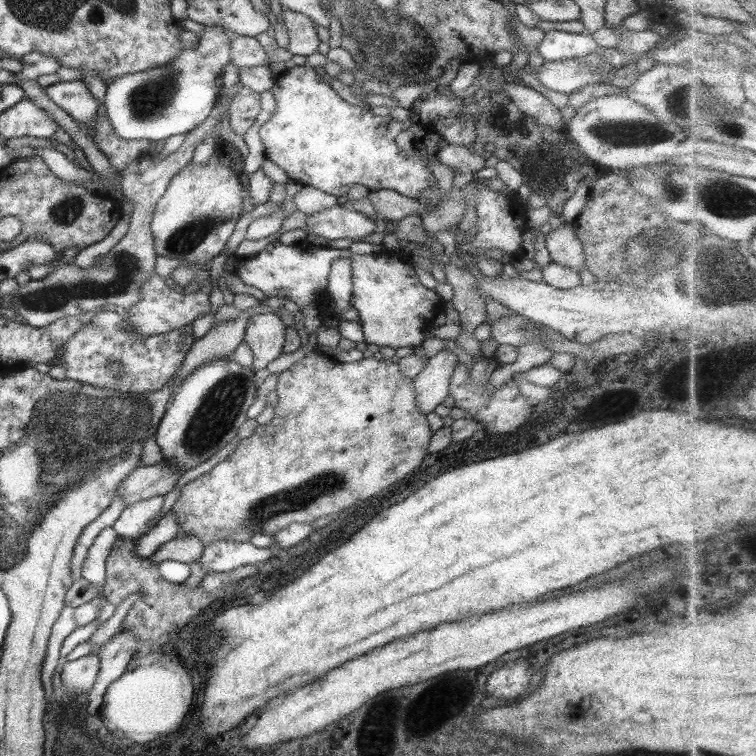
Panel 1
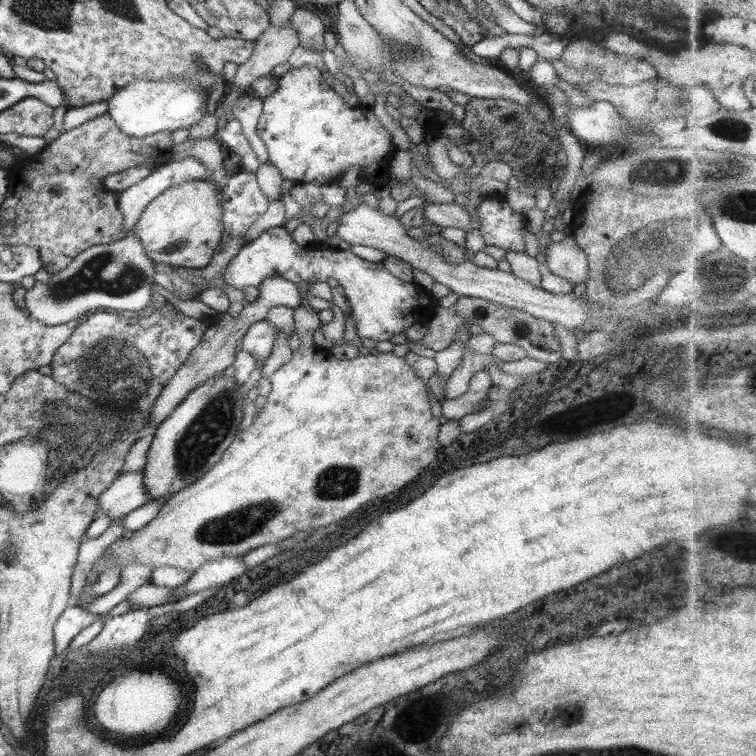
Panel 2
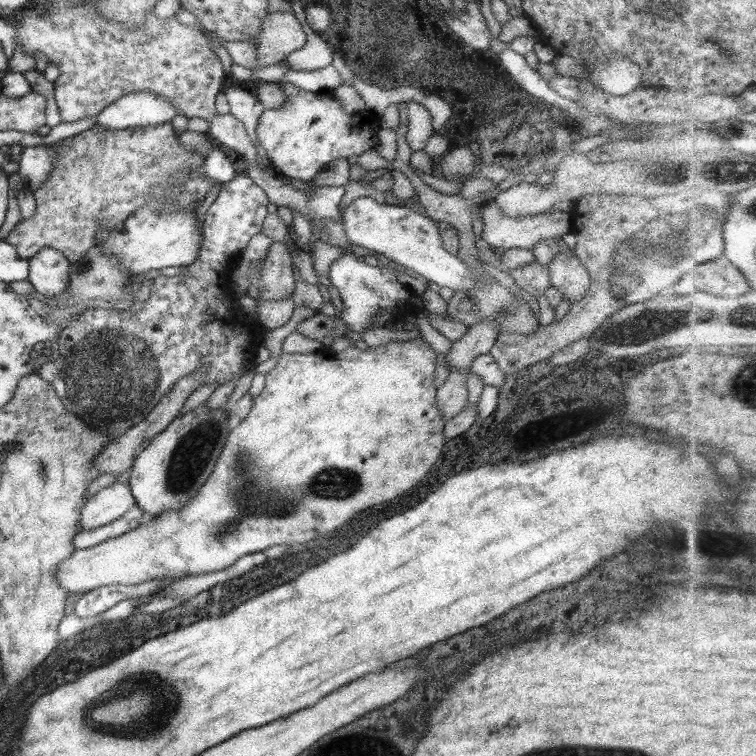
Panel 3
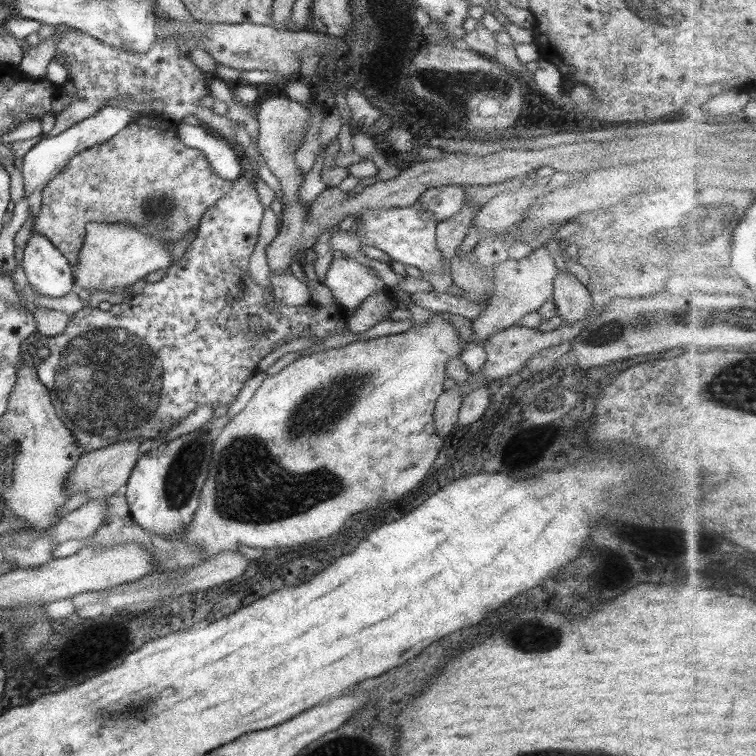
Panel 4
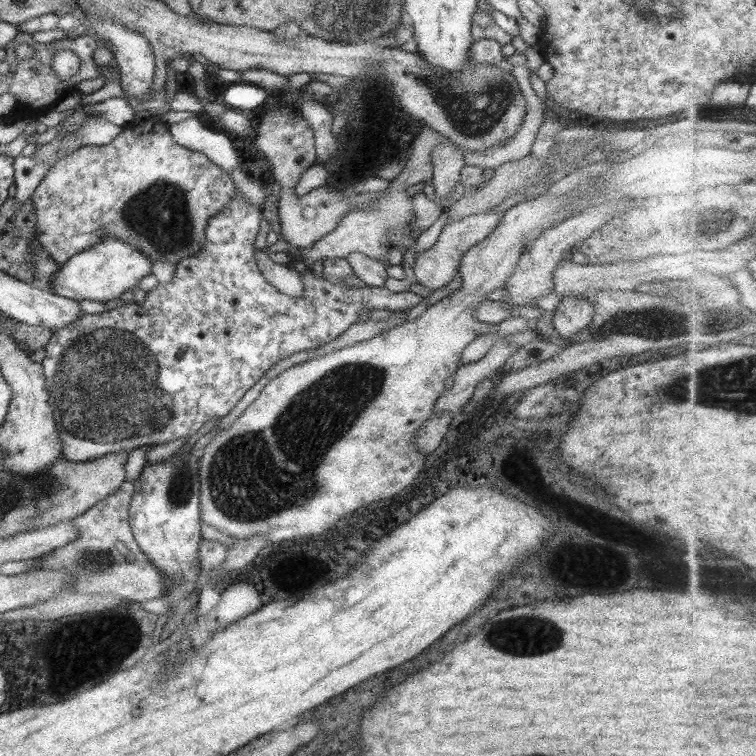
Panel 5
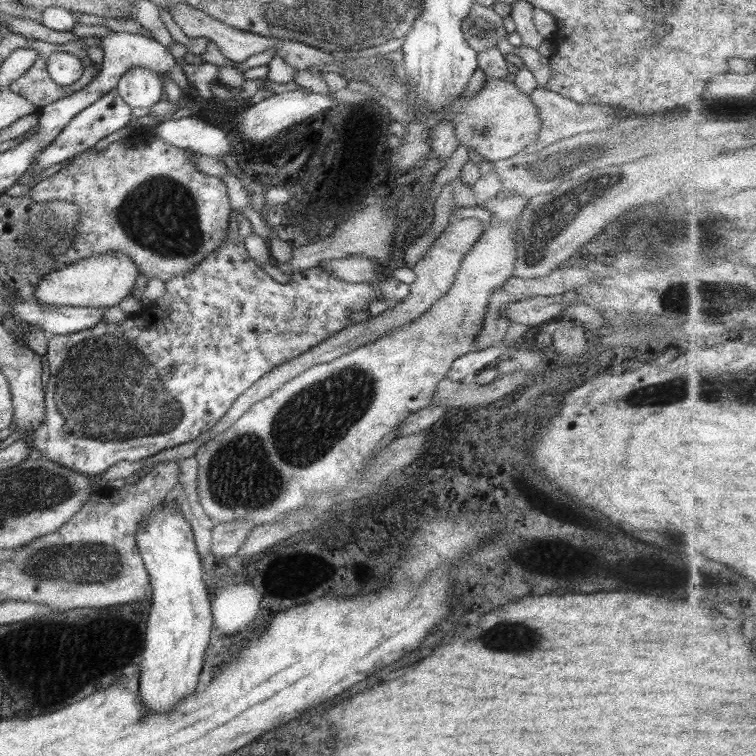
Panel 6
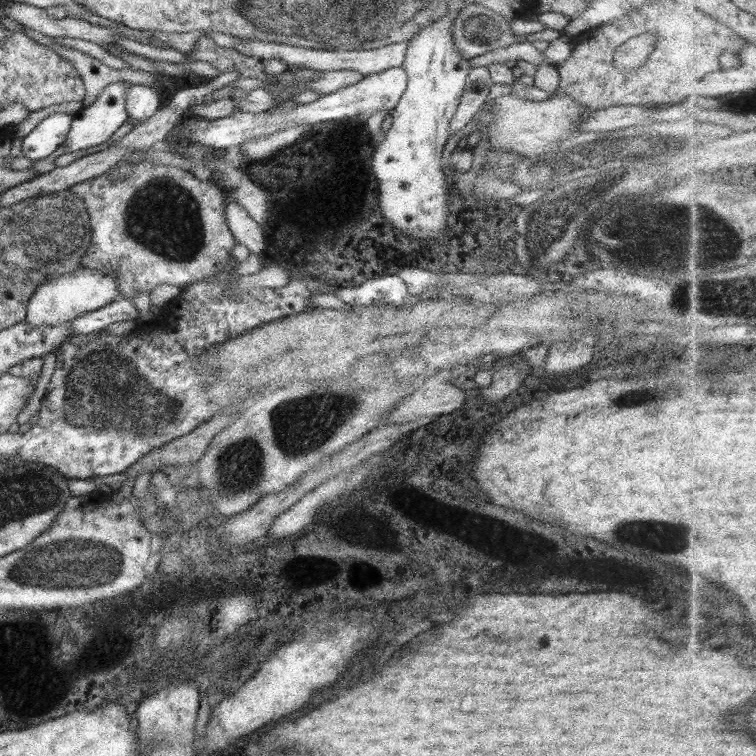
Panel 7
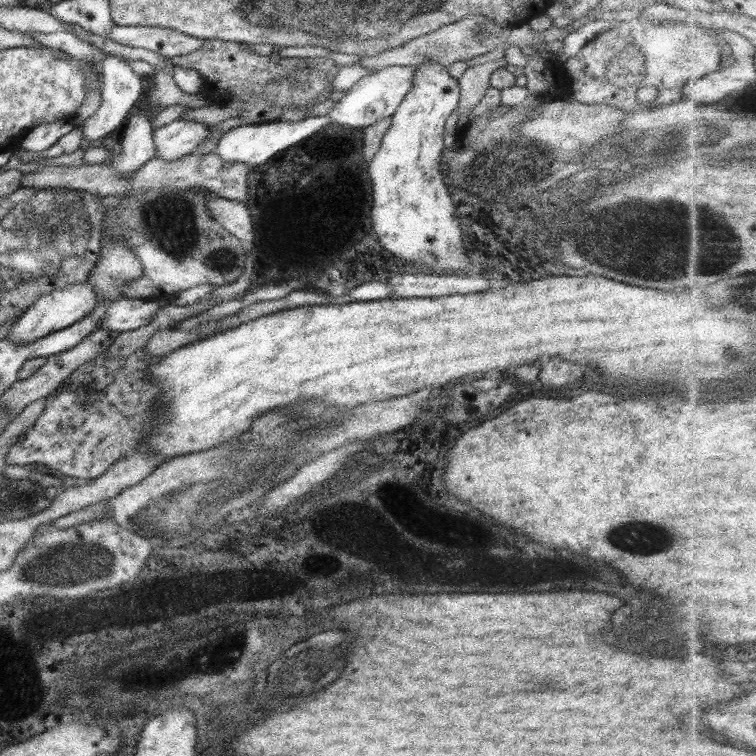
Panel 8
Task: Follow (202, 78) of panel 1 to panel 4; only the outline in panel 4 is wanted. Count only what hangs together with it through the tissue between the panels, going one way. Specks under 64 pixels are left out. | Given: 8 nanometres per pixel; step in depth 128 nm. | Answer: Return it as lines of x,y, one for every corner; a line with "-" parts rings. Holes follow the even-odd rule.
103,107
99,109
93,116
88,116
87,118
84,118
83,120
80,120
79,122
76,122
75,124
72,124
67,128
67,130
63,130
60,134
57,134
57,136
43,136
43,138
37,142
37,144
34,144
23,156
21,160
21,172
23,177
23,186
24,186
24,197
26,198
27,204
28,204
28,212
31,212
31,218
36,218
36,216
39,214
40,211
40,200
41,200
41,191
43,190
44,184
47,184
47,181
50,181
66,164
68,160
71,160
72,156
75,156
78,152
81,152
82,150
85,150
86,148
89,148
90,146
95,146
96,144
103,144
106,140
109,140
109,138
115,136
117,132
120,132
123,128
125,128
125,125
133,120
136,120
139,115
145,115
138,114
137,112
131,112
129,109
116,109
115,107

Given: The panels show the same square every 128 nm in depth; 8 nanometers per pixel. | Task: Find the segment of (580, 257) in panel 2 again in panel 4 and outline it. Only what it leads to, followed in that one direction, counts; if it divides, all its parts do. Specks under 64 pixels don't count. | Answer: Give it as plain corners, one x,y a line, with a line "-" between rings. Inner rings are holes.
557,271
552,282
551,299
562,324
583,321
592,309
588,289
568,271

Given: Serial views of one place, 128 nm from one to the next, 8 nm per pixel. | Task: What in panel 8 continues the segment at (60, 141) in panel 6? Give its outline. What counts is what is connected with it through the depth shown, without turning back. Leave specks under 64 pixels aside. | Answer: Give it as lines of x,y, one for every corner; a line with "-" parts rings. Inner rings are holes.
109,55
98,64
100,105
89,118
86,118
80,126
77,126
81,130
83,139
86,138
89,141
101,140
122,130
128,115
134,109
133,104
139,100
141,92
144,92
140,76
127,63
127,60
119,57
119,55

